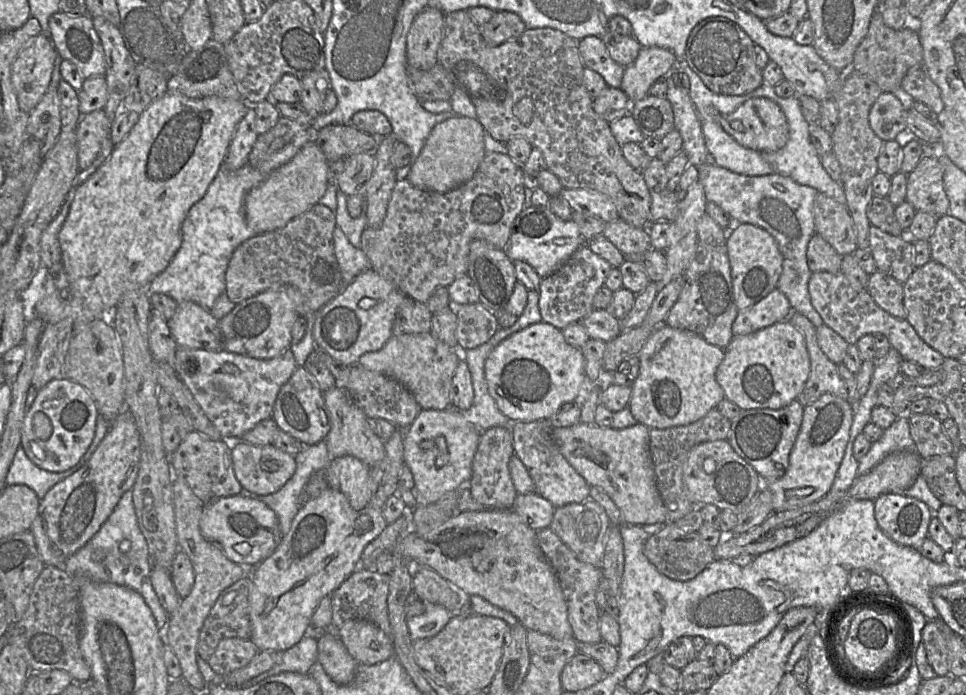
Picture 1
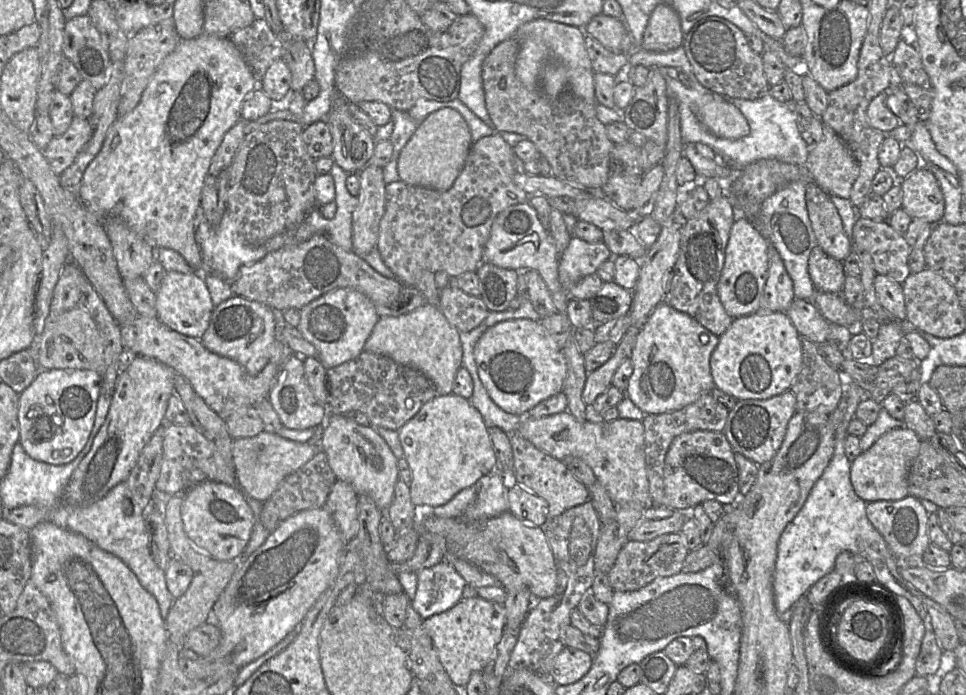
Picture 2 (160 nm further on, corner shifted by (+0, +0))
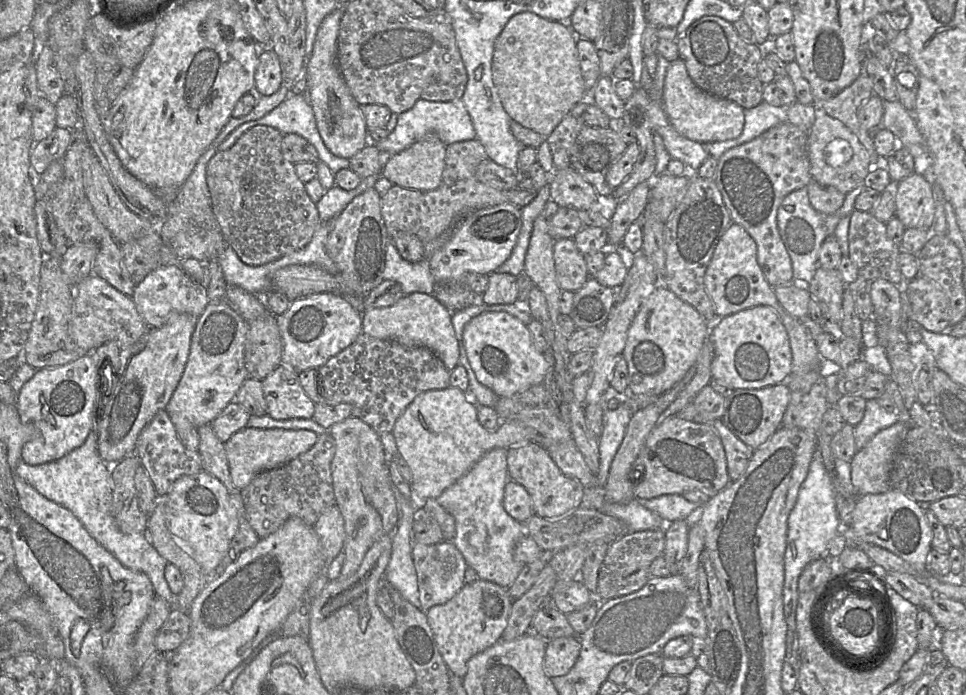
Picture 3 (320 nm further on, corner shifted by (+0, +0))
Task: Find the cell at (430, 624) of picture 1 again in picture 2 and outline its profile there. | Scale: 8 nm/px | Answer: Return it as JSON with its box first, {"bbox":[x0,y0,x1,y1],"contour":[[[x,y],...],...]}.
{"bbox":[412,558,466,620],"contour":[[[449,558],[417,573],[417,590],[412,605],[423,620],[454,607],[466,585]]]}

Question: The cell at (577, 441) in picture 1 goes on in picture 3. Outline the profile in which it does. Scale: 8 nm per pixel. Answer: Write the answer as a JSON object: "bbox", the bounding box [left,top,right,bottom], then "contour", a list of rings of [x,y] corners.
{"bbox":[391,386,533,501],"contour":[[[450,386],[418,394],[398,417],[391,432],[399,454],[411,470],[411,488],[414,496],[425,501],[430,498],[436,500],[490,450],[495,448],[508,450],[518,444],[533,442],[528,437],[526,428],[516,422],[503,422],[496,432],[487,431],[480,424],[477,417],[477,406],[468,393],[463,393],[460,389]]]}

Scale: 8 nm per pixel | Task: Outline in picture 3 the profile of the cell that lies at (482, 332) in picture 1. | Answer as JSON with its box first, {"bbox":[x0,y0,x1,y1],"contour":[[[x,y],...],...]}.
{"bbox":[434,280,483,313],"contour":[[[463,280],[435,281],[434,296],[451,313],[472,305],[483,304],[482,295],[472,291]]]}

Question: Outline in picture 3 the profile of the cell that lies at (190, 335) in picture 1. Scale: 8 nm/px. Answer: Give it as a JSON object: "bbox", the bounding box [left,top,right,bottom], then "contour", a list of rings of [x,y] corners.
{"bbox":[132,264,210,327],"contour":[[[163,264],[150,272],[135,286],[132,299],[138,313],[150,327],[164,325],[173,314],[188,313],[199,317],[210,302],[204,285],[178,264]]]}

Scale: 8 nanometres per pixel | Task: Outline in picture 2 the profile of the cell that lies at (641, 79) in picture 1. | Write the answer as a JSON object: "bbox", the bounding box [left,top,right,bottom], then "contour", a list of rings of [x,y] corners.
{"bbox":[640,4,684,52],"contour":[[[658,4],[649,16],[640,48],[666,52],[683,44],[684,34],[676,10],[666,4]]]}

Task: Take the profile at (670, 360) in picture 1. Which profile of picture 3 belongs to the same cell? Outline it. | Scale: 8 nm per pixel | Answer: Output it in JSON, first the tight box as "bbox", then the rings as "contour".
{"bbox":[623,285,711,396],"contour":[[[658,285],[644,300],[629,330],[623,357],[628,364],[630,393],[660,396],[680,382],[696,362],[706,337],[711,331],[710,324],[690,304],[680,299],[665,285]]]}

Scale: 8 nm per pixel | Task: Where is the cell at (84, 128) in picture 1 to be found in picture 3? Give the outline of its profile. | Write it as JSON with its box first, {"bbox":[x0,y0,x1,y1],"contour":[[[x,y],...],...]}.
{"bbox":[30,127,72,176],"contour":[[[56,127],[47,138],[35,142],[30,154],[30,164],[35,176],[40,176],[51,162],[63,159],[71,135],[72,130]]]}

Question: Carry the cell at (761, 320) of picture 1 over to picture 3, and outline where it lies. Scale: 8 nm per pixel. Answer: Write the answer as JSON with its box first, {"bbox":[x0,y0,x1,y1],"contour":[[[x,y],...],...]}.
{"bbox":[714,120,813,287],"contour":[[[785,120],[753,140],[727,150],[717,159],[718,164],[714,179],[724,204],[729,211],[732,221],[741,225],[754,239],[757,245],[758,265],[765,279],[772,287],[791,284],[792,280],[794,280],[791,259],[778,230],[777,212],[783,199],[789,193],[807,187],[813,181],[808,155],[809,130],[800,128]]]}

